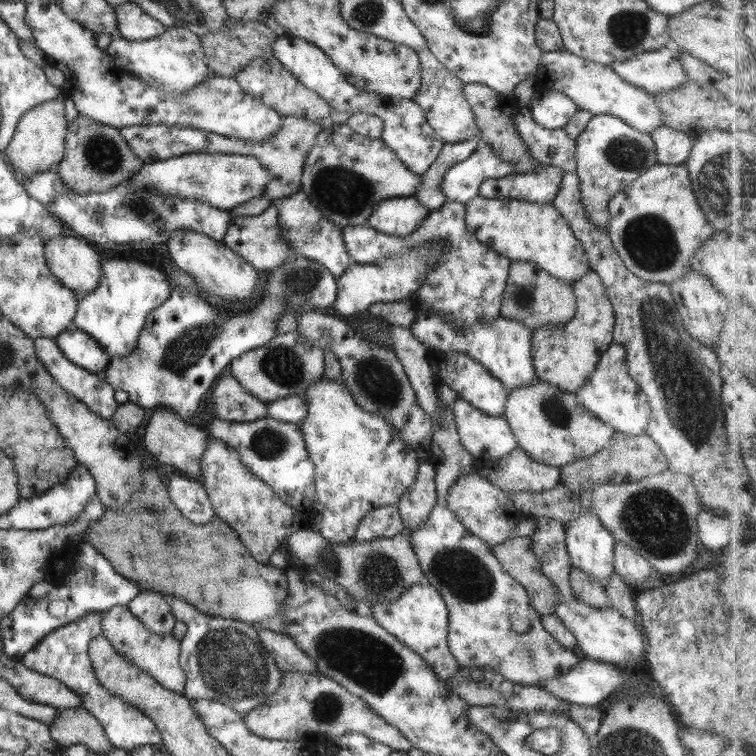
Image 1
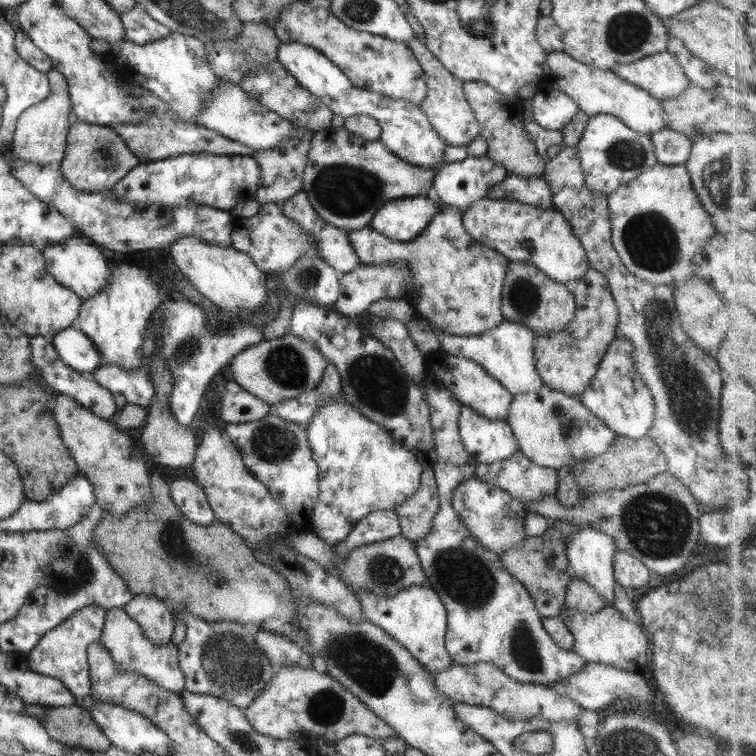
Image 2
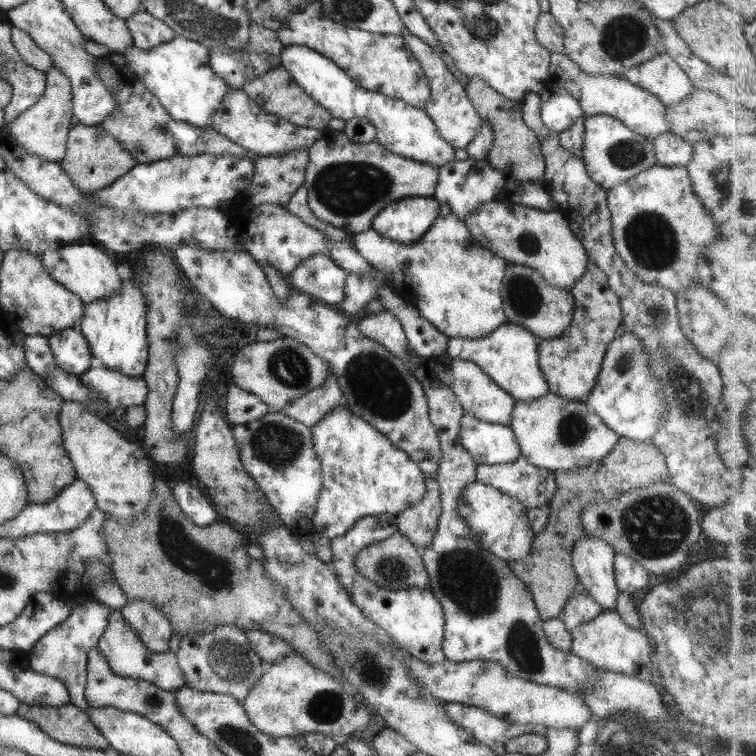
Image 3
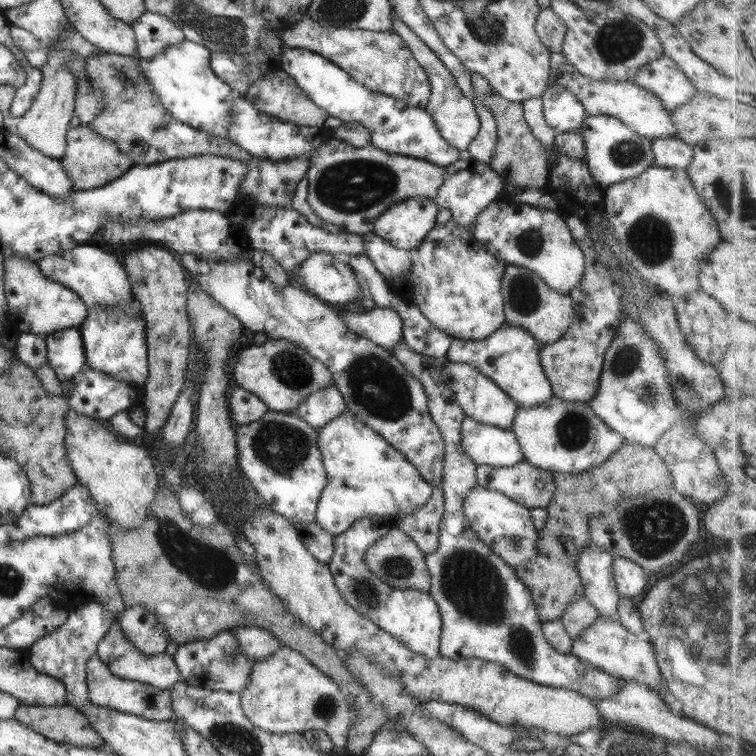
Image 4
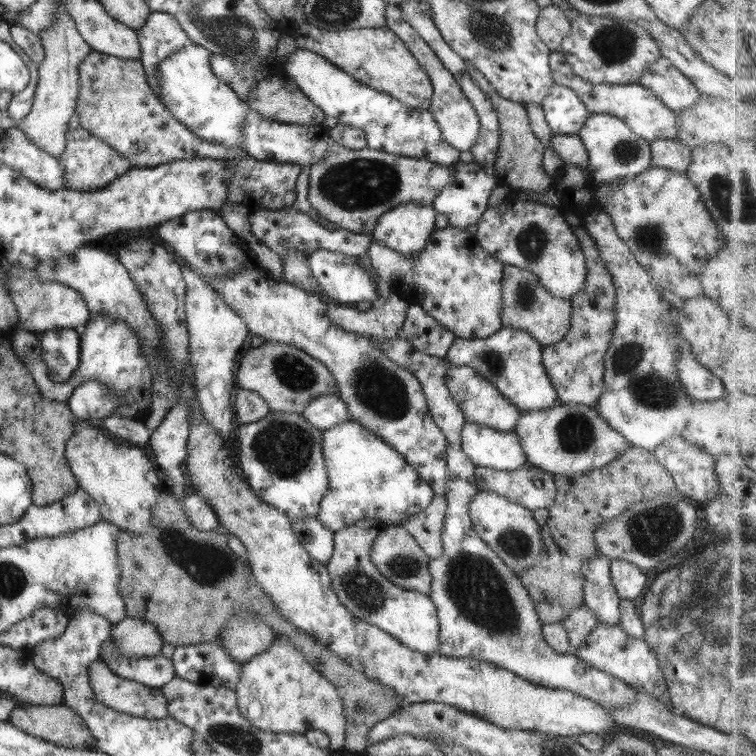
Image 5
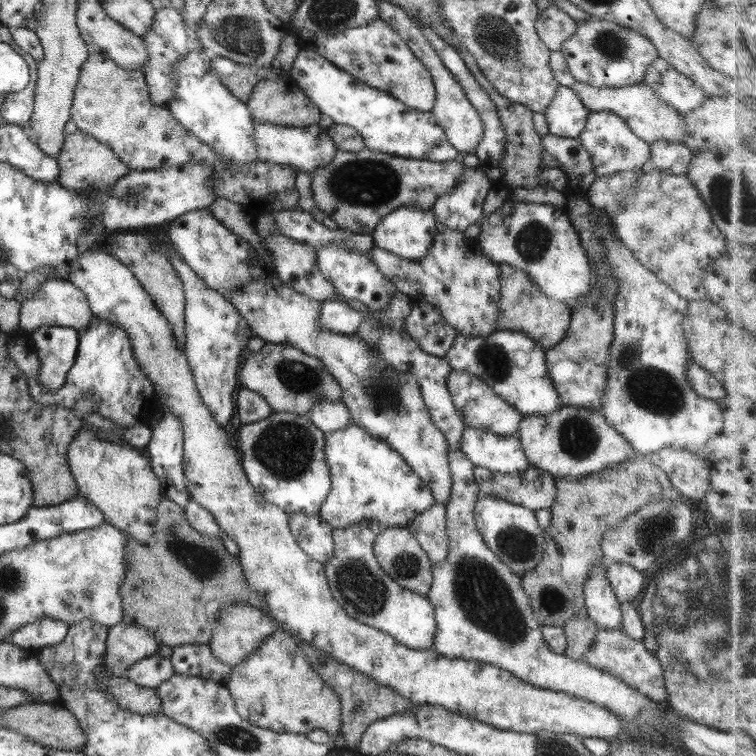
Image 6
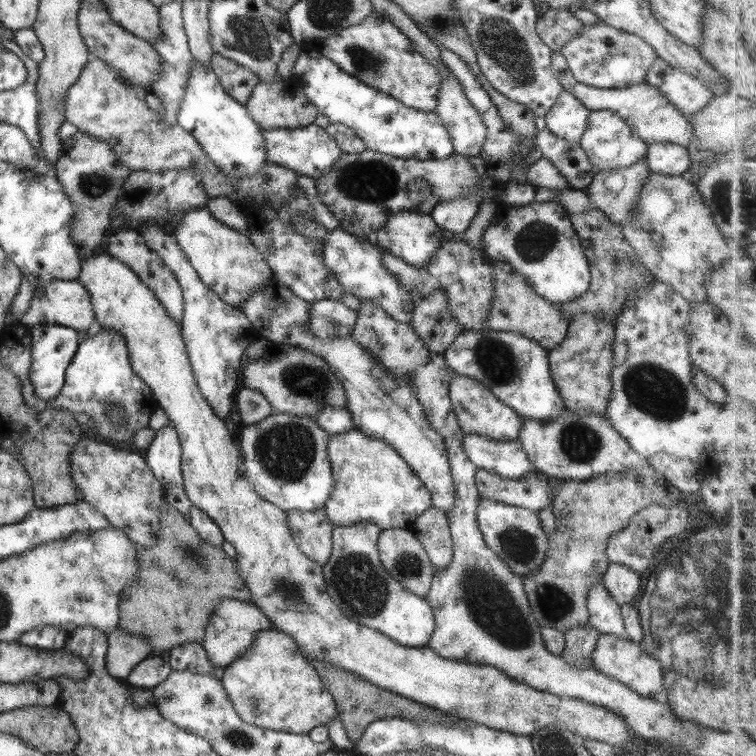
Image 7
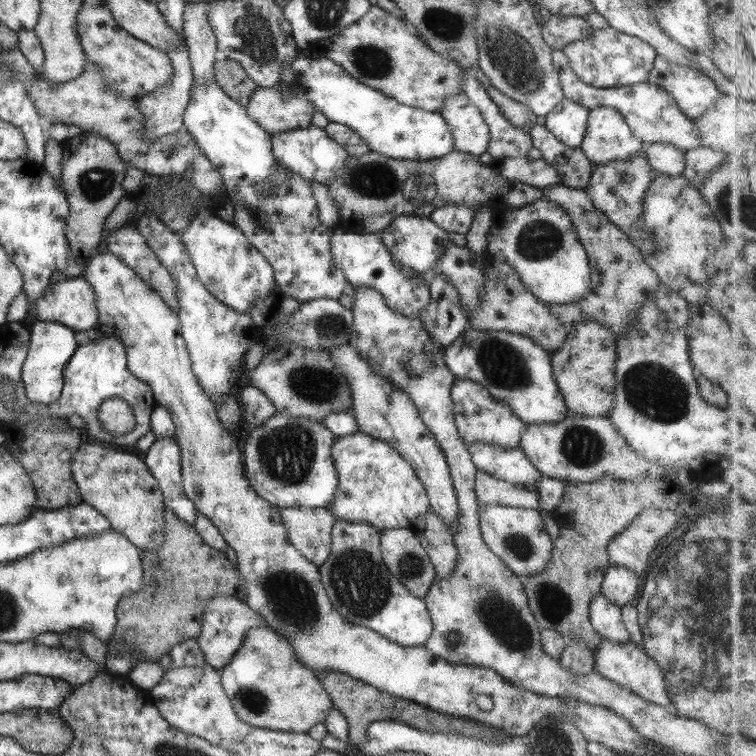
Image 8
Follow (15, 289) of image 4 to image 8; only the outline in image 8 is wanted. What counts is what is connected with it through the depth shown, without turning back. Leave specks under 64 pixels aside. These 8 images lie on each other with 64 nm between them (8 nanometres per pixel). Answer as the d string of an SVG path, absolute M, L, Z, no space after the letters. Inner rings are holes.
M71 275L61 282L48 285L43 292L43 296L35 301L34 311L30 314L27 325L33 324L35 321L51 320L70 328L74 332L95 328L98 321L95 294L87 283L80 275Z

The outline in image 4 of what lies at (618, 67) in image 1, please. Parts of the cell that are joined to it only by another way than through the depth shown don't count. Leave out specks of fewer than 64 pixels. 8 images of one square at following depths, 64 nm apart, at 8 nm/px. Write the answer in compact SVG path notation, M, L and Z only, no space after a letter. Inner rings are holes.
M665 55L645 64L631 82L655 95L670 112L687 104L696 92L689 79Z

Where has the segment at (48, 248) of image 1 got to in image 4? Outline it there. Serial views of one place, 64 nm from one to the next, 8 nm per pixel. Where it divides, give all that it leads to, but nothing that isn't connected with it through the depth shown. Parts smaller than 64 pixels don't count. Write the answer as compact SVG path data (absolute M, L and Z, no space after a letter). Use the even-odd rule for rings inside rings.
M77 245L71 250L63 250L57 254L48 254L41 258L41 260L38 260L37 265L45 278L71 290L71 292L85 303L87 309L95 306L108 306L109 308L113 308L114 306L122 306L122 304L126 304L126 302L134 299L133 294L131 294L131 286L129 286L130 282L122 265L113 255L101 251L95 245Z

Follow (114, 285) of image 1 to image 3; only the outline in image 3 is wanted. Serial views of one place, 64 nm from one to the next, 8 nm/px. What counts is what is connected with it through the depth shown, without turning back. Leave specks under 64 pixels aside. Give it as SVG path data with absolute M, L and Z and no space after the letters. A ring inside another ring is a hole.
M130 271L122 278L121 287L113 297L84 303L83 314L76 329L86 340L93 359L98 360L107 370L131 378L142 378L148 355L146 341L145 299L139 285L132 280Z

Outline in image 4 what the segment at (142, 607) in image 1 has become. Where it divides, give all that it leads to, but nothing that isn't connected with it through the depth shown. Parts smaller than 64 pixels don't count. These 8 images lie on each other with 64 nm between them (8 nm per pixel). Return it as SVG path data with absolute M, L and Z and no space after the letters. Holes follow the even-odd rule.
M140 606L124 609L117 618L121 635L127 638L133 649L143 655L157 655L165 652L169 638L165 629L158 624L156 616Z

